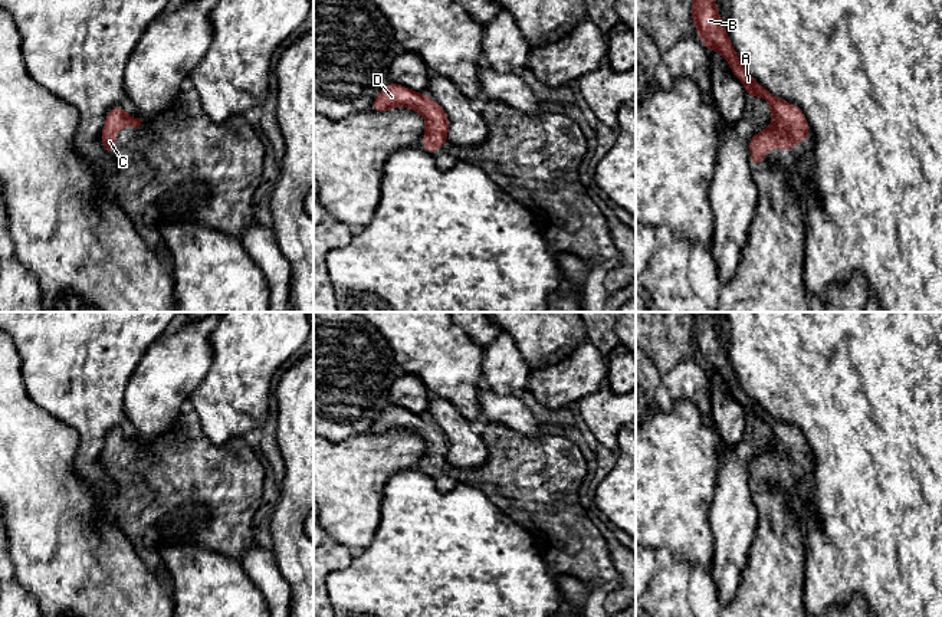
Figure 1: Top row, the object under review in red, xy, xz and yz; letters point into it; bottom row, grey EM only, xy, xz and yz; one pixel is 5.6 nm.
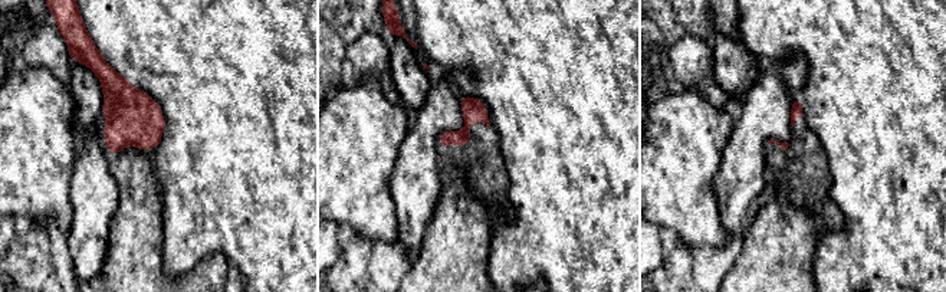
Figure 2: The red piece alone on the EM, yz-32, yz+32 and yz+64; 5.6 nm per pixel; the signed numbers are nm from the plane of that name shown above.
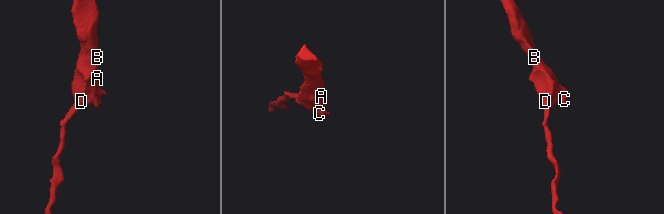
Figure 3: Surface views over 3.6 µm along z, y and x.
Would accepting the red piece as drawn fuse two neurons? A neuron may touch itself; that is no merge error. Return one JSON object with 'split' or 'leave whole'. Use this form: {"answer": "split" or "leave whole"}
{"answer": "leave whole"}

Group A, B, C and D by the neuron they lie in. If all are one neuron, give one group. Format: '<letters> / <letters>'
A B C D

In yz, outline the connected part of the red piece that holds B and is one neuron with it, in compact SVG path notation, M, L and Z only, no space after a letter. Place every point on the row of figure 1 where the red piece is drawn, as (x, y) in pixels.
M692 0L690 16L700 40L709 52L718 50L729 63L732 73L744 83L748 98L762 96L772 109L772 125L756 132L749 140L751 163L761 165L765 151L778 147L782 151L794 150L800 141L807 142L810 135L808 122L797 105L771 95L761 83L754 82L732 43L728 39L725 24L719 16L715 0Z

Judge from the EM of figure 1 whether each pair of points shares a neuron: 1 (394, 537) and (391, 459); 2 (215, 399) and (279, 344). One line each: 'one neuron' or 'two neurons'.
1: two neurons
2: one neuron

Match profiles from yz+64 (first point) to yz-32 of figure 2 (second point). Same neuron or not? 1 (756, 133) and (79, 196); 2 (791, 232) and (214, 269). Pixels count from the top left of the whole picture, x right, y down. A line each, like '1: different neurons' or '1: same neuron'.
1: same neuron
2: same neuron

